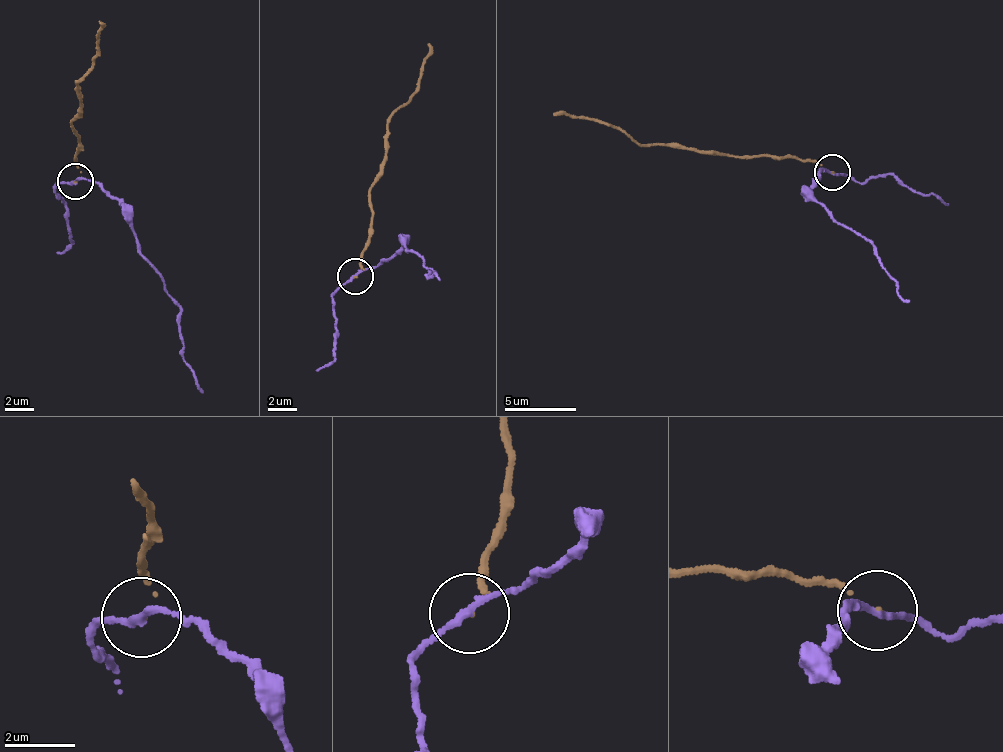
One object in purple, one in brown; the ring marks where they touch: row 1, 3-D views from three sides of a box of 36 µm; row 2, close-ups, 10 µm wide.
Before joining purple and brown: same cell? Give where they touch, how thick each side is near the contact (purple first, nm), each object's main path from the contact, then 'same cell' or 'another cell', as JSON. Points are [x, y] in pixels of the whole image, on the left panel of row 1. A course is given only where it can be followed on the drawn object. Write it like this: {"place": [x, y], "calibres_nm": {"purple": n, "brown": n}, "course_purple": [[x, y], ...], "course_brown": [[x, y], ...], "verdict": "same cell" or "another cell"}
{"place": [75, 181], "calibres_nm": {"purple": 180, "brown": 50}, "course_purple": [[74, 181], [91, 180], [119, 204], [135, 248], [178, 307], [182, 357], [202, 393]], "course_brown": [[74, 181], [80, 153], [72, 119], [81, 99], [75, 80], [94, 60], [102, 25], [98, 19]], "verdict": "another cell"}

